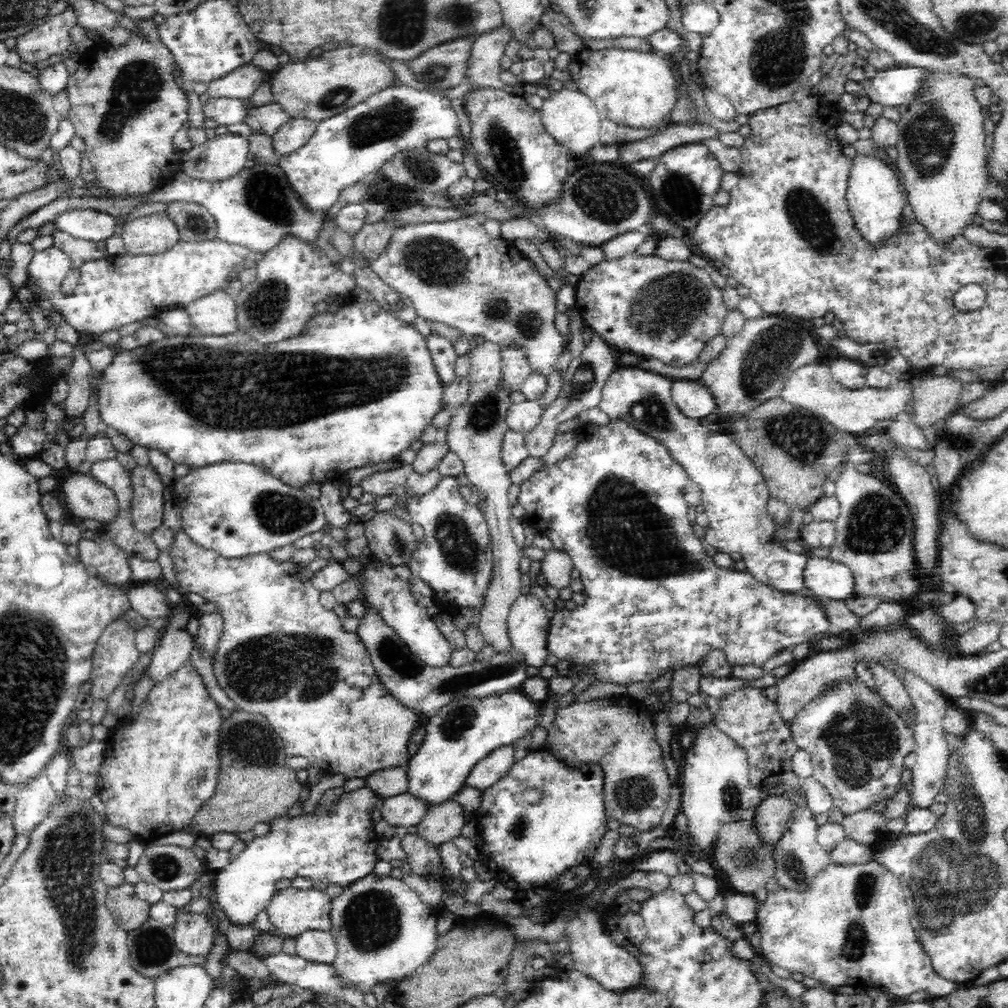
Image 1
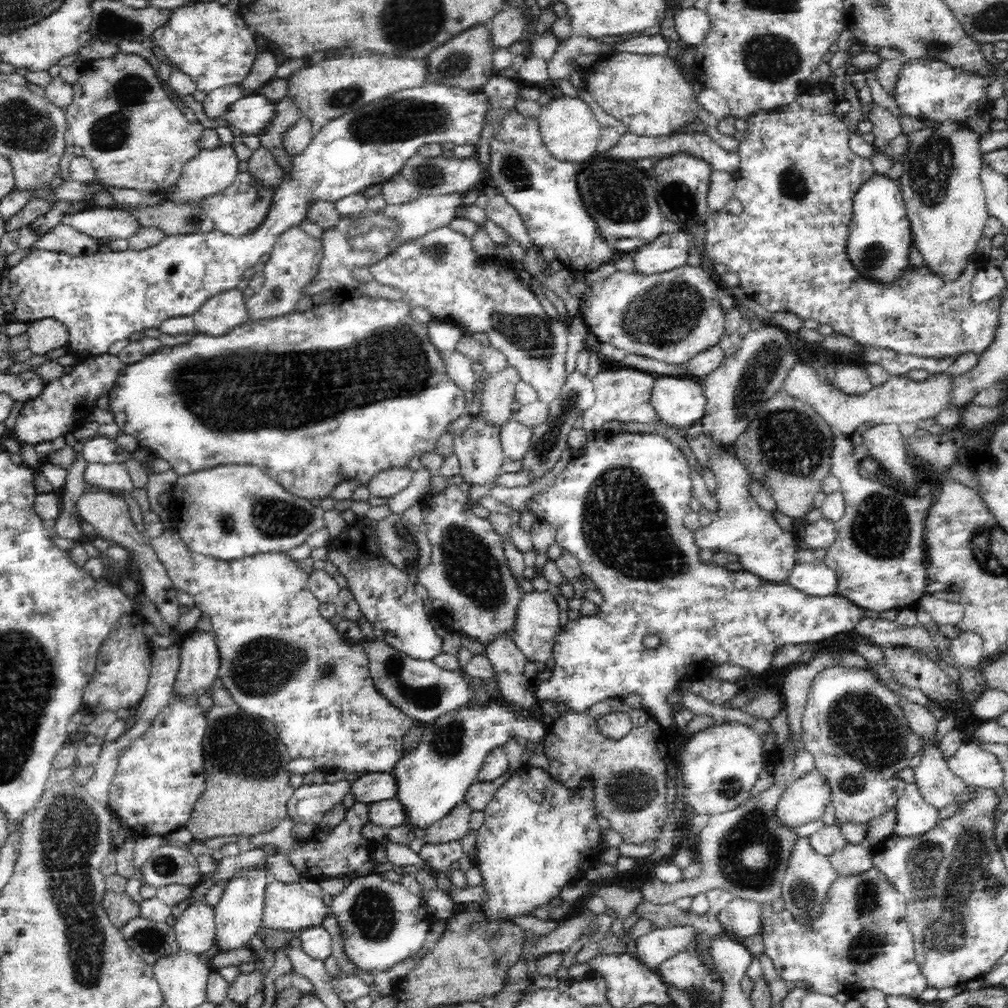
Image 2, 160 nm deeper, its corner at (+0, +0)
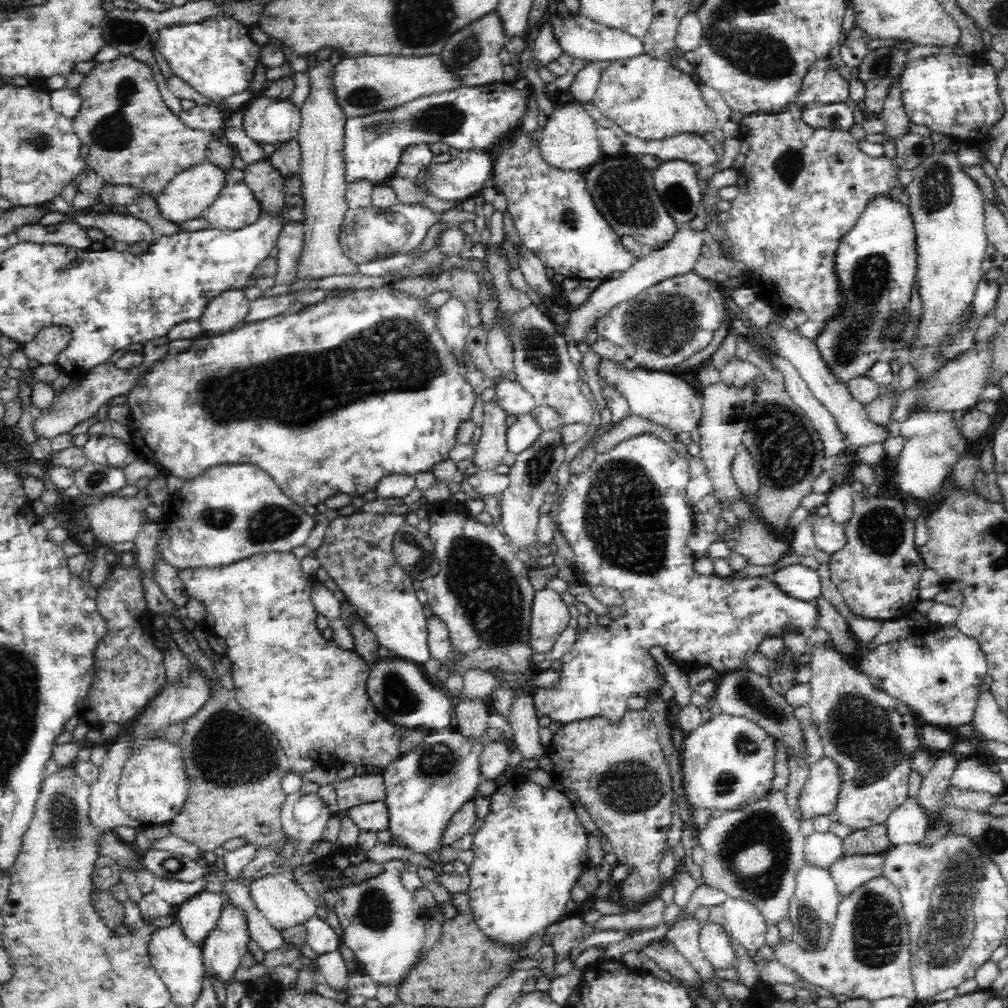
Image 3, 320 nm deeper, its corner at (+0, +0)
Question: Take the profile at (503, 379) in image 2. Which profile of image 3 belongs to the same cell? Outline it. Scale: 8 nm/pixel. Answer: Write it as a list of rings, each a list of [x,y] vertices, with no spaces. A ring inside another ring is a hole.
[[[495,400],[484,402],[483,411],[481,436],[473,454],[473,464],[479,471],[495,470],[499,464],[503,464],[504,455],[508,452],[507,414]]]

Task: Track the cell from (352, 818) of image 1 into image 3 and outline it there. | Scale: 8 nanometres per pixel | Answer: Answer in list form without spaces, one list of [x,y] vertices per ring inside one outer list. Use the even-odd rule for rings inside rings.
[[[236,903],[234,906],[226,906],[222,908],[222,914],[220,914],[219,921],[214,930],[210,931],[210,934],[205,938],[205,941],[201,944],[202,963],[205,964],[205,978],[209,983],[208,978],[215,976],[218,980],[222,981],[225,987],[227,987],[234,978],[234,972],[241,968],[241,961],[245,954],[248,952],[248,942],[250,942],[251,936],[246,922],[245,910],[242,910]]]

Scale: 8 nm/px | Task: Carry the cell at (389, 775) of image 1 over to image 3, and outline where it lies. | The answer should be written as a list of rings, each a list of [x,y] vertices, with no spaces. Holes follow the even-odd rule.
[[[366,772],[360,776],[338,781],[334,785],[339,816],[346,815],[353,806],[384,800],[386,787],[382,774]]]

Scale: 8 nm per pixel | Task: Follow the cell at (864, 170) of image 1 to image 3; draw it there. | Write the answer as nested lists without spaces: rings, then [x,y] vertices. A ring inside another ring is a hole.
[[[875,195],[875,198],[867,203],[859,220],[840,241],[835,259],[838,266],[838,282],[842,282],[842,290],[846,290],[846,310],[826,321],[818,338],[813,342],[827,369],[840,382],[848,385],[852,378],[866,375],[873,364],[878,362],[882,351],[887,348],[886,342],[883,342],[883,328],[890,322],[890,318],[894,318],[894,314],[908,306],[912,298],[912,287],[917,275],[917,235],[905,199],[896,202],[891,200],[889,195]]]

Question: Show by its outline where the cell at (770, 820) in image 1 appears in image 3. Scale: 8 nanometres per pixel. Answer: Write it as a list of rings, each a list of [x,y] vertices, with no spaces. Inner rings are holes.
[[[822,758],[819,762],[809,766],[809,775],[798,794],[798,811],[800,818],[811,819],[817,816],[826,816],[835,809],[842,784],[842,773],[838,772],[835,761]]]

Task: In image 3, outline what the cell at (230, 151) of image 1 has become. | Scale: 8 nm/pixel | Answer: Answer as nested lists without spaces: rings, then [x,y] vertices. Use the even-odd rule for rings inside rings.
[[[207,159],[179,172],[156,197],[158,211],[164,219],[175,222],[186,222],[201,215],[216,201],[222,187],[226,184],[225,176],[228,168],[218,168]]]

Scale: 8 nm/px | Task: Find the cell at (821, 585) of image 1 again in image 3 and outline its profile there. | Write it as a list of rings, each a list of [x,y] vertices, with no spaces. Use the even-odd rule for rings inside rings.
[[[799,563],[778,569],[773,574],[773,579],[774,584],[790,598],[800,598],[804,602],[810,602],[820,594],[818,573]]]

